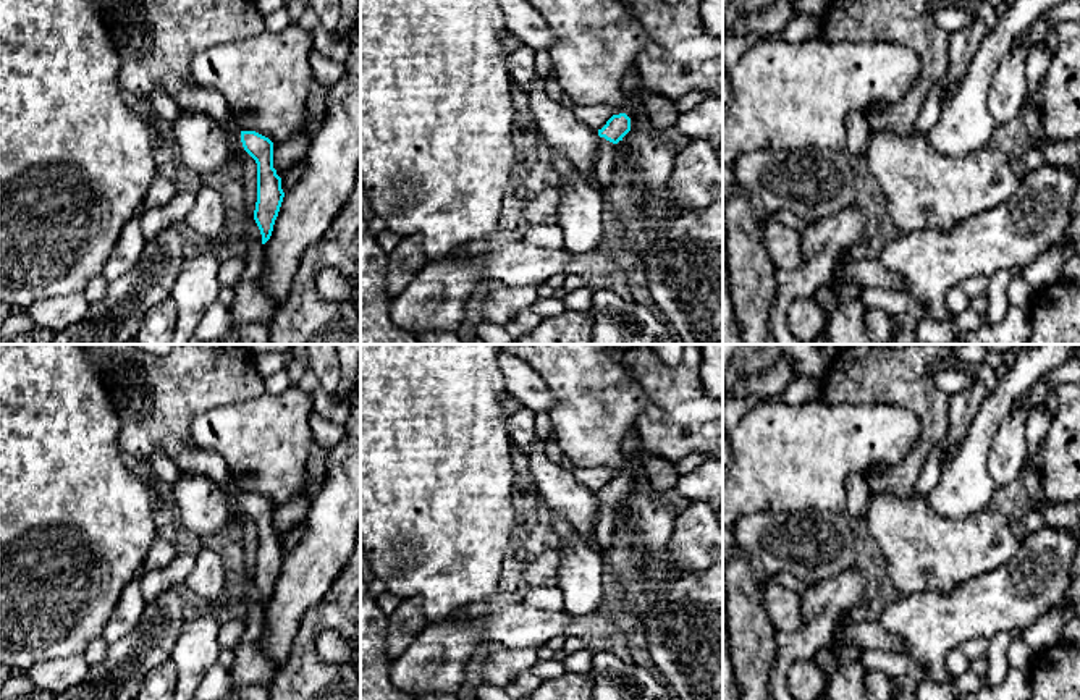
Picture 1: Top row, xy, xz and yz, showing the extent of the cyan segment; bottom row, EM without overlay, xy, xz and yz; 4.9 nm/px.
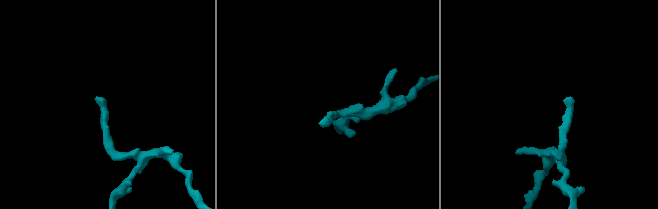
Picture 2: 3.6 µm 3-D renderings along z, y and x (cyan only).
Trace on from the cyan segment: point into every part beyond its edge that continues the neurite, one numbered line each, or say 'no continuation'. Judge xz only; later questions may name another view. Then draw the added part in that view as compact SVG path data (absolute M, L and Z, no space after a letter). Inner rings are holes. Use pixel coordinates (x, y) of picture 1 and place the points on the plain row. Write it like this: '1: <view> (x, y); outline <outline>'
1: xz (603, 527); outline M600 500L598 517L595 522L595 537L603 551L608 551L613 542L614 511L616 506Z

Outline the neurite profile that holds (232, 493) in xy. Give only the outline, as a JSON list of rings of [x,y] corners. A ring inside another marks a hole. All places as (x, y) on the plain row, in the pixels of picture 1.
[[[217,485],[217,487],[225,495],[231,508],[231,512],[236,514],[239,519],[239,525],[243,530],[244,556],[246,556],[246,576],[249,580],[252,580],[257,564],[257,525],[244,512],[239,495],[241,491],[238,490],[236,485]]]

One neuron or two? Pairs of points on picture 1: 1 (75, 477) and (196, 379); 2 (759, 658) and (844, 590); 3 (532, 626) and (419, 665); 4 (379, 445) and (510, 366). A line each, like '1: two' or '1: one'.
1: two
2: two
3: one
4: two

